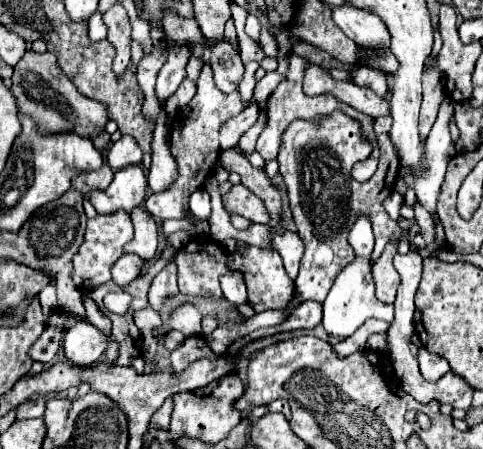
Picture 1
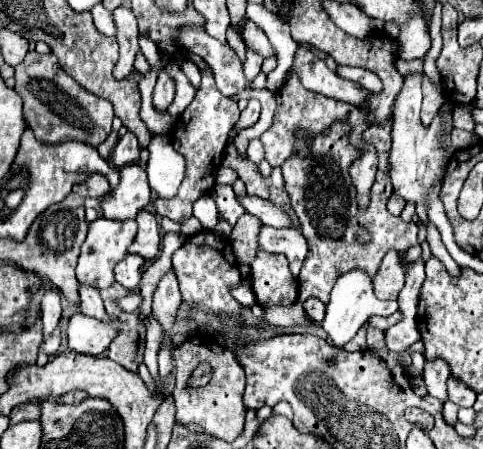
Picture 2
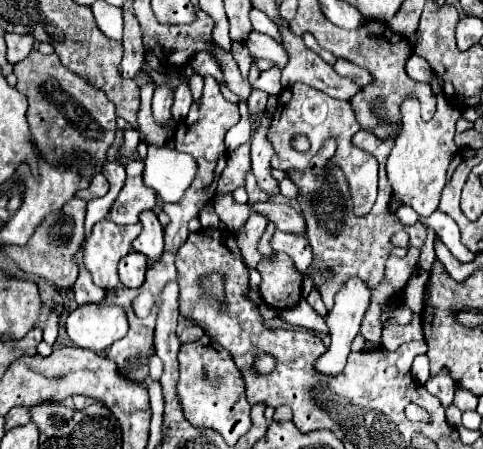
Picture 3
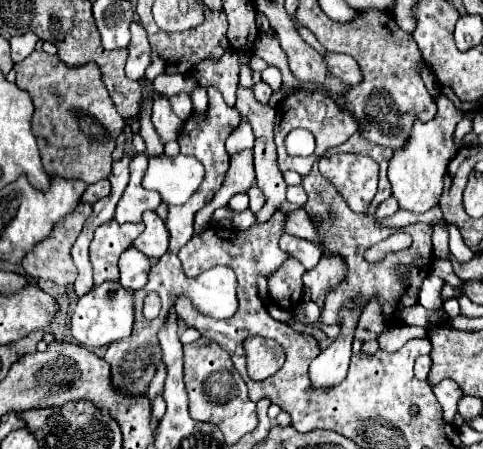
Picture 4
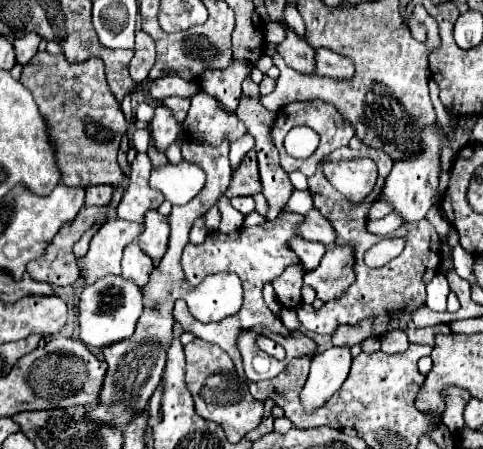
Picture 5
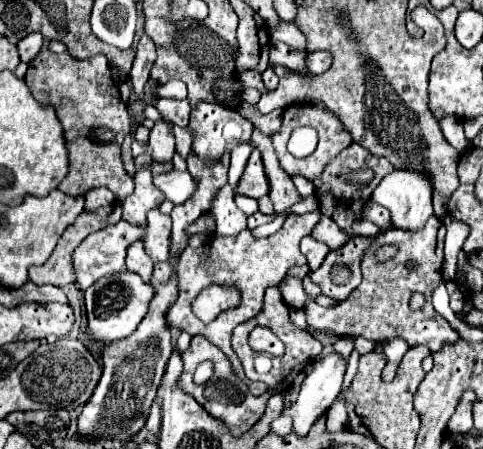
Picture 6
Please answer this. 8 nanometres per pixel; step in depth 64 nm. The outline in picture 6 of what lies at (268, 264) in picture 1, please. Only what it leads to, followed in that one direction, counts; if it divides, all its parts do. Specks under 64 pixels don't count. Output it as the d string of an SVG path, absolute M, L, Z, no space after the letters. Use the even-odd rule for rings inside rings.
M290 278L290 280L286 280L284 284L280 284L280 290L282 290L284 302L286 302L290 308L296 310L306 308L308 298L304 296L302 280L300 280L300 278Z

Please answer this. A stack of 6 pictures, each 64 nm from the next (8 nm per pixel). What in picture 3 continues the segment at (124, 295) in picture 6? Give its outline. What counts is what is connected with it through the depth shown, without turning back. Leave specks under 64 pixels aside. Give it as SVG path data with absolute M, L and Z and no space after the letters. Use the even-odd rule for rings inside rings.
M104 296L102 304L84 304L72 310L66 332L74 346L102 352L128 334L126 310Z

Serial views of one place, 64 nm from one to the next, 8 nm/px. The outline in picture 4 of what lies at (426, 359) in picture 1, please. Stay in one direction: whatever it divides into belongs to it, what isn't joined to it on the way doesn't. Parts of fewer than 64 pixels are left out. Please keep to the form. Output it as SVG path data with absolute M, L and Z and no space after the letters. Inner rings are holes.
M442 380L438 386L434 386L434 394L444 408L444 420L448 424L454 424L454 418L458 414L458 402L462 400L464 392L452 380Z

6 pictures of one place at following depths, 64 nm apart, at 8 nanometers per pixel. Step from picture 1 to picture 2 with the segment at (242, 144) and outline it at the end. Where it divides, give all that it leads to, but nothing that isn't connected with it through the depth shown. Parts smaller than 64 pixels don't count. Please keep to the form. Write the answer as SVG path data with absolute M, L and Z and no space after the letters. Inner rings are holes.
M252 139L250 146L248 146L248 158L250 158L256 166L260 166L260 162L264 160L264 146L262 146L260 140Z

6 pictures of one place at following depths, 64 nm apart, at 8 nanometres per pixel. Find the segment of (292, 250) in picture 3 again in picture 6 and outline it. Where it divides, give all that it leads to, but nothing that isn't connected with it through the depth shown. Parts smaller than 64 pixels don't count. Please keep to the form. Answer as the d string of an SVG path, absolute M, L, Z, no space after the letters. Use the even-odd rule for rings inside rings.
M306 236L306 238L300 242L300 250L302 250L302 254L308 258L310 270L318 270L320 264L324 262L326 254L330 252L330 248L328 248L324 242L318 242L318 240L312 238L312 236Z

